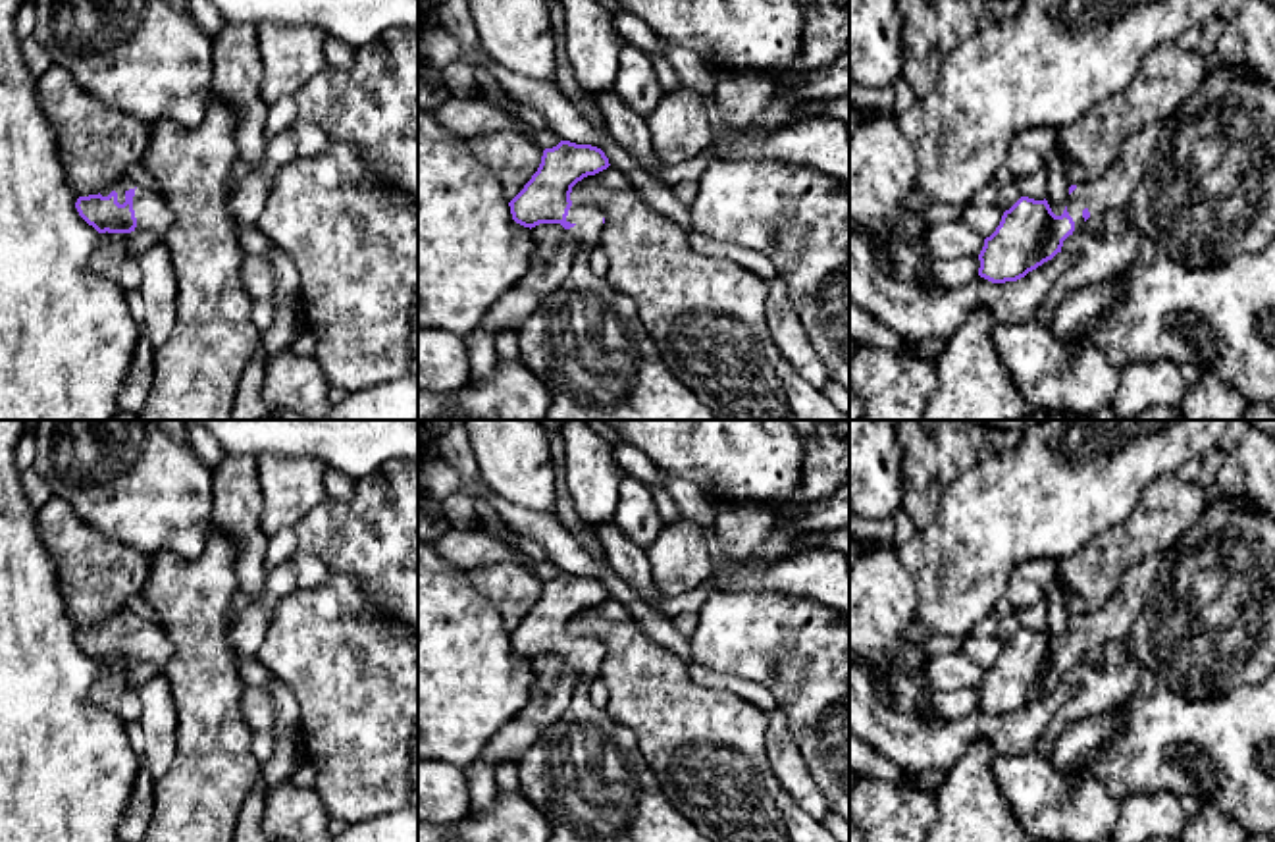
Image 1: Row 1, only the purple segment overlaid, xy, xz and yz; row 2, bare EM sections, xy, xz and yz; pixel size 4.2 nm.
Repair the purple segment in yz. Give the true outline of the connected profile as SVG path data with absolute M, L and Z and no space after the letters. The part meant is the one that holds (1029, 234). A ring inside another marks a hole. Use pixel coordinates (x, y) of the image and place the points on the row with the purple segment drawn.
M1152 125L1129 137L1102 177L1071 185L1061 216L1052 212L1046 198L1021 197L984 239L978 276L992 283L1017 281L1061 252L1063 241L1088 218L1127 206L1144 179L1158 135L1159 125Z

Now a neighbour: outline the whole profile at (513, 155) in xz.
M503 129L495 137L466 139L478 162L503 177L503 195L512 200L537 171L543 148L528 133Z

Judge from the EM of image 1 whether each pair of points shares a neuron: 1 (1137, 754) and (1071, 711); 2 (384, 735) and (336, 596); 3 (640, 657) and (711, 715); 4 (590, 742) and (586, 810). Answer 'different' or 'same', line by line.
1: different
2: same
3: same
4: same

